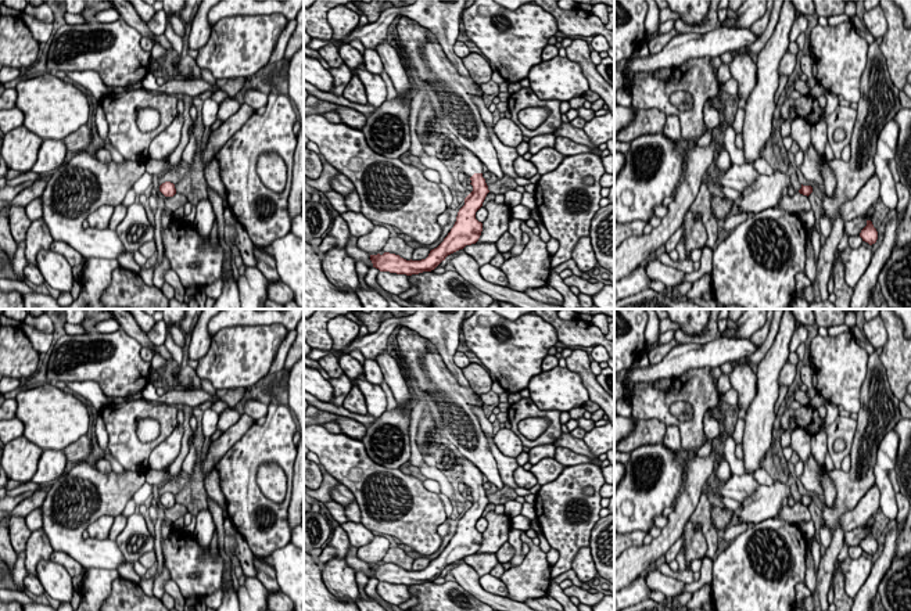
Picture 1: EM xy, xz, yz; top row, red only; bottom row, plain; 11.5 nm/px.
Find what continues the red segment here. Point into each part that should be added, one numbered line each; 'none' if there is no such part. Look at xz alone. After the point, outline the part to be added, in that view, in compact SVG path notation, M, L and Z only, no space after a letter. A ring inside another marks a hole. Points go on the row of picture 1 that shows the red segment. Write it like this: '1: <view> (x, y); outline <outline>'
1: xz (470, 164); outline M462 147L459 152L460 152L459 173L466 175L469 179L474 173L483 173L483 162L471 151Z

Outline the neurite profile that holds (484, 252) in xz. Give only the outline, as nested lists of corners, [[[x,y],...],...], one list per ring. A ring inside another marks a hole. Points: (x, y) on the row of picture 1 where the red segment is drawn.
[[[476,242],[476,244],[471,244],[471,245],[466,245],[463,248],[463,251],[467,255],[470,255],[473,259],[476,259],[480,266],[489,263],[492,260],[492,258],[496,254],[499,254],[498,249],[496,249],[496,245],[489,244],[489,242],[484,242],[484,244]]]

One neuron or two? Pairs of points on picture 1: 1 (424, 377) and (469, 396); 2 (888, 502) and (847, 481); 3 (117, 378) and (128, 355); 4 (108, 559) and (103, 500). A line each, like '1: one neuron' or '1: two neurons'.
1: one neuron
2: two neurons
3: one neuron
4: one neuron

